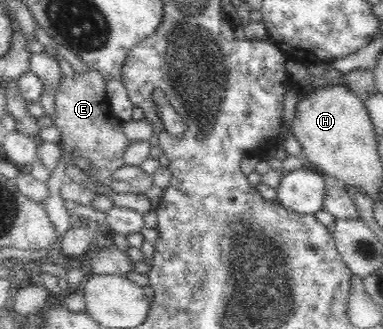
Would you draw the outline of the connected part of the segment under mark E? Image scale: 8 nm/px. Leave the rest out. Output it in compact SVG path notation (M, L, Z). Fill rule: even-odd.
M91 69L85 73L76 73L71 79L64 76L55 106L54 125L61 134L66 151L73 156L89 159L94 167L84 172L97 184L105 185L110 176L126 164L123 153L131 140L123 132L123 122L112 114L103 76Z

